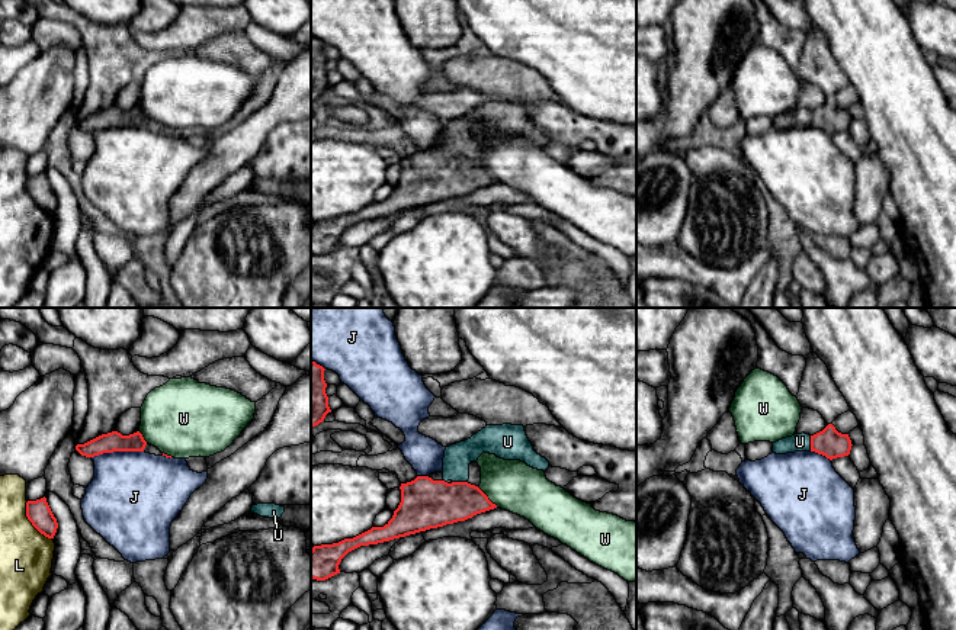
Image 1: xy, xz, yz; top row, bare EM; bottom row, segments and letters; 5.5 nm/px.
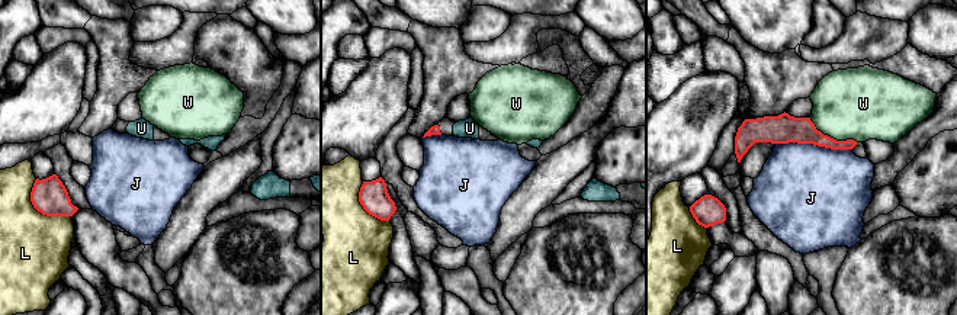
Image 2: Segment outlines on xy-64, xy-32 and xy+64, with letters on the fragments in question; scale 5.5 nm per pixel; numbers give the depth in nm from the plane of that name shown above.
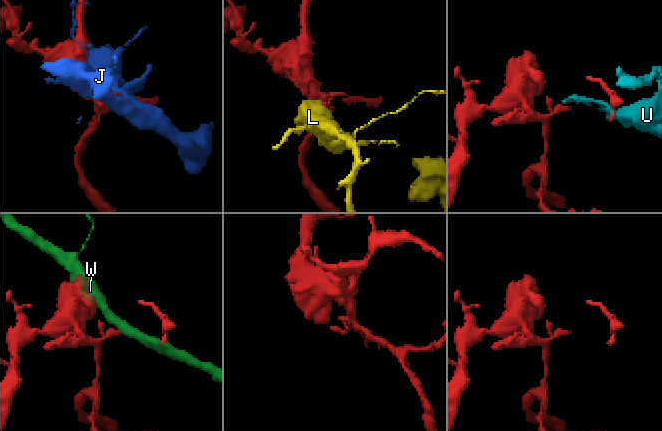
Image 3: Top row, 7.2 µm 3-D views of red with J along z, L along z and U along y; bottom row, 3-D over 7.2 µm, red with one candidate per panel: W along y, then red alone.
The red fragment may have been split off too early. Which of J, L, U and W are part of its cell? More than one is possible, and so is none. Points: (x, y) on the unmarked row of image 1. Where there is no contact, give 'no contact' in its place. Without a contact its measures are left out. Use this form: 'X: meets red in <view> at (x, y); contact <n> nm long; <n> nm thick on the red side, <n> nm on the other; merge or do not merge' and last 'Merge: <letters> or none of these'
J: meets red in xy at (116, 125); contact 300 nm long; 110 nm thick on the red side, 460 nm on the other; do not merge
L: meets red in xy at (31, 196); contact 260 nm long; 140 nm thick on the red side, 280 nm on the other; do not merge
U: meets red in xz at (459, 157); contact 80 nm long; 280 nm thick on the red side, 150 nm on the other; merge
W: meets red in xz at (487, 172); contact 170 nm long; 220 nm thick on the red side, 280 nm on the other; do not merge
Merge: U

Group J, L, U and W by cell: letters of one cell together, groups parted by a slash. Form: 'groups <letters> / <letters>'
groups J / L / U / W

